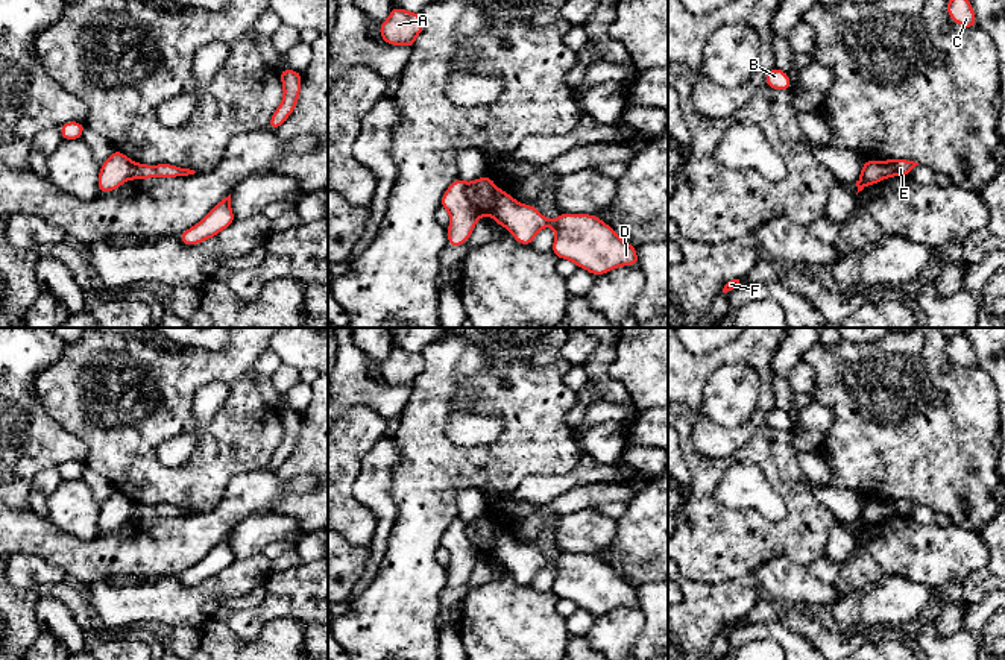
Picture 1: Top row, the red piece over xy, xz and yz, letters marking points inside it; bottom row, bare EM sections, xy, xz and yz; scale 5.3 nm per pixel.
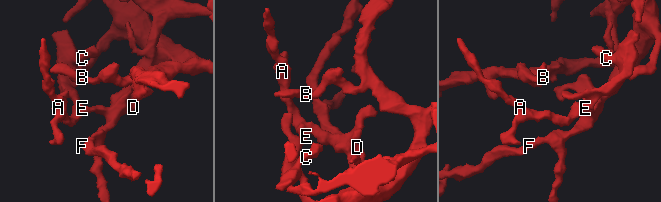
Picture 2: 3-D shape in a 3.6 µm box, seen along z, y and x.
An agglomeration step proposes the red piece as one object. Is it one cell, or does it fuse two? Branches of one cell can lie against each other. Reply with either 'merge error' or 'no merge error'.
merge error

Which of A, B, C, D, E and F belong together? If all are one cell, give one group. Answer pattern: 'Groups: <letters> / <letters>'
Groups: A B C E / D F

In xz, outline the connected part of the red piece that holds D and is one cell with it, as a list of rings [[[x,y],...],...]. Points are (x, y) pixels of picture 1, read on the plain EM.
[[[489,516],[468,523],[466,534],[481,555],[487,554],[509,569],[519,584],[531,586],[536,574],[551,566],[556,570],[553,595],[571,599],[595,618],[621,605],[639,605],[636,587],[597,555],[562,552],[548,560],[536,546],[519,543],[498,530]]]

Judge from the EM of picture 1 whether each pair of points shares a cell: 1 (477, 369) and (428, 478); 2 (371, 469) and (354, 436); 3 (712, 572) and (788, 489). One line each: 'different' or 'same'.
1: same
2: different
3: same

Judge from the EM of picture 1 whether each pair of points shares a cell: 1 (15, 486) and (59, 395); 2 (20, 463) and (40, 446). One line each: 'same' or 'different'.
1: different
2: same

